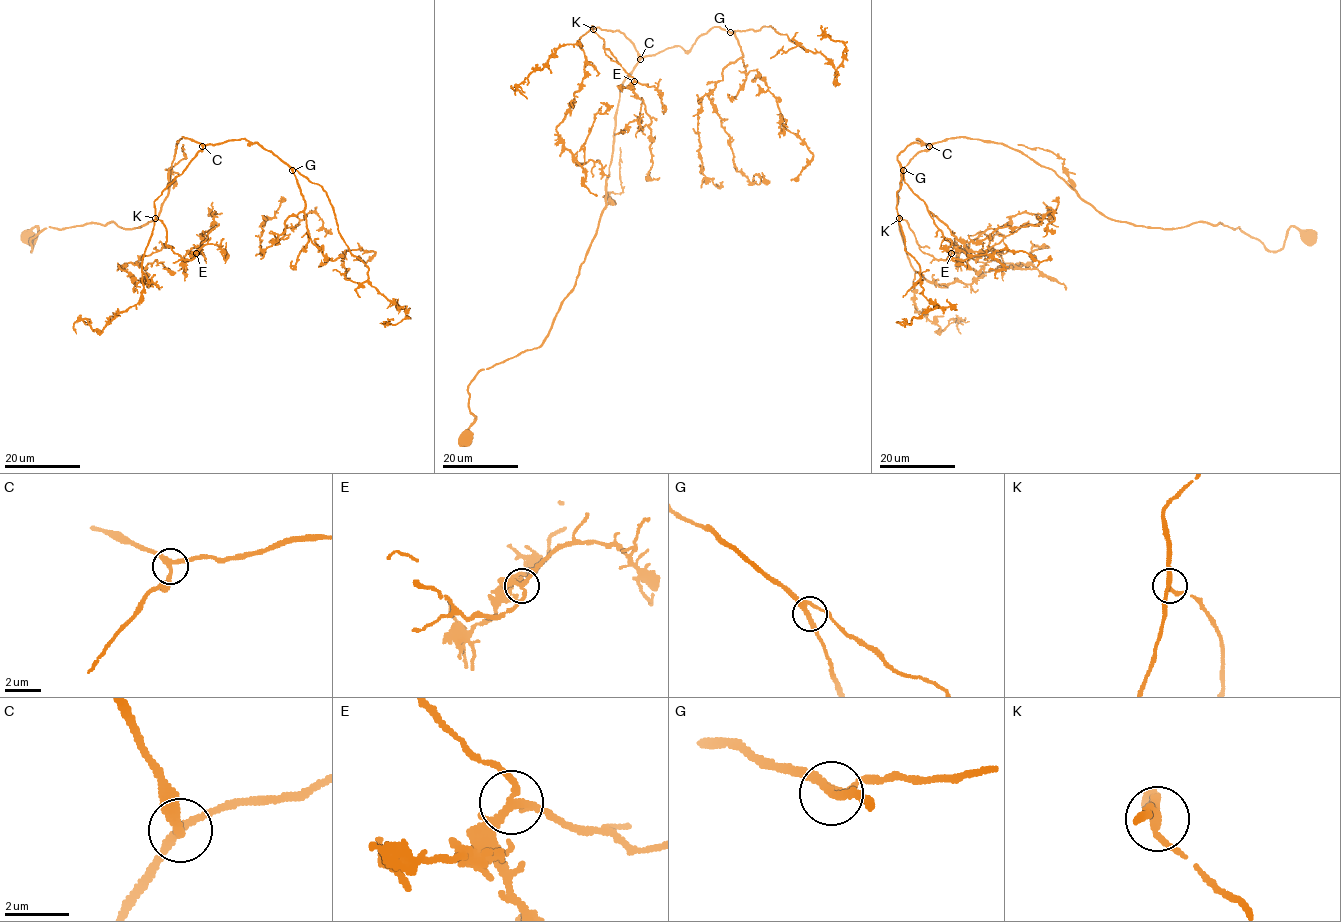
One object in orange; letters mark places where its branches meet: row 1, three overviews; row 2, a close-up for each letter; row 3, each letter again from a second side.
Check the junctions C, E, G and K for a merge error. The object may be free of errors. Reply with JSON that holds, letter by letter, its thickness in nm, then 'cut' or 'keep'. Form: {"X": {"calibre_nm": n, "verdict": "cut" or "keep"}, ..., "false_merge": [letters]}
{"C": {"calibre_nm": 240, "verdict": "keep"}, "E": {"calibre_nm": 200, "verdict": "keep"}, "G": {"calibre_nm": 180, "verdict": "keep"}, "K": {"calibre_nm": 240, "verdict": "keep"}, "false_merge": []}

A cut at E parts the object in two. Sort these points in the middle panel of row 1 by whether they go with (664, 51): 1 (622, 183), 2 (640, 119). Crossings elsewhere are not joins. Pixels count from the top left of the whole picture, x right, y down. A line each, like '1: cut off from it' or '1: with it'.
1: with it
2: cut off from it

